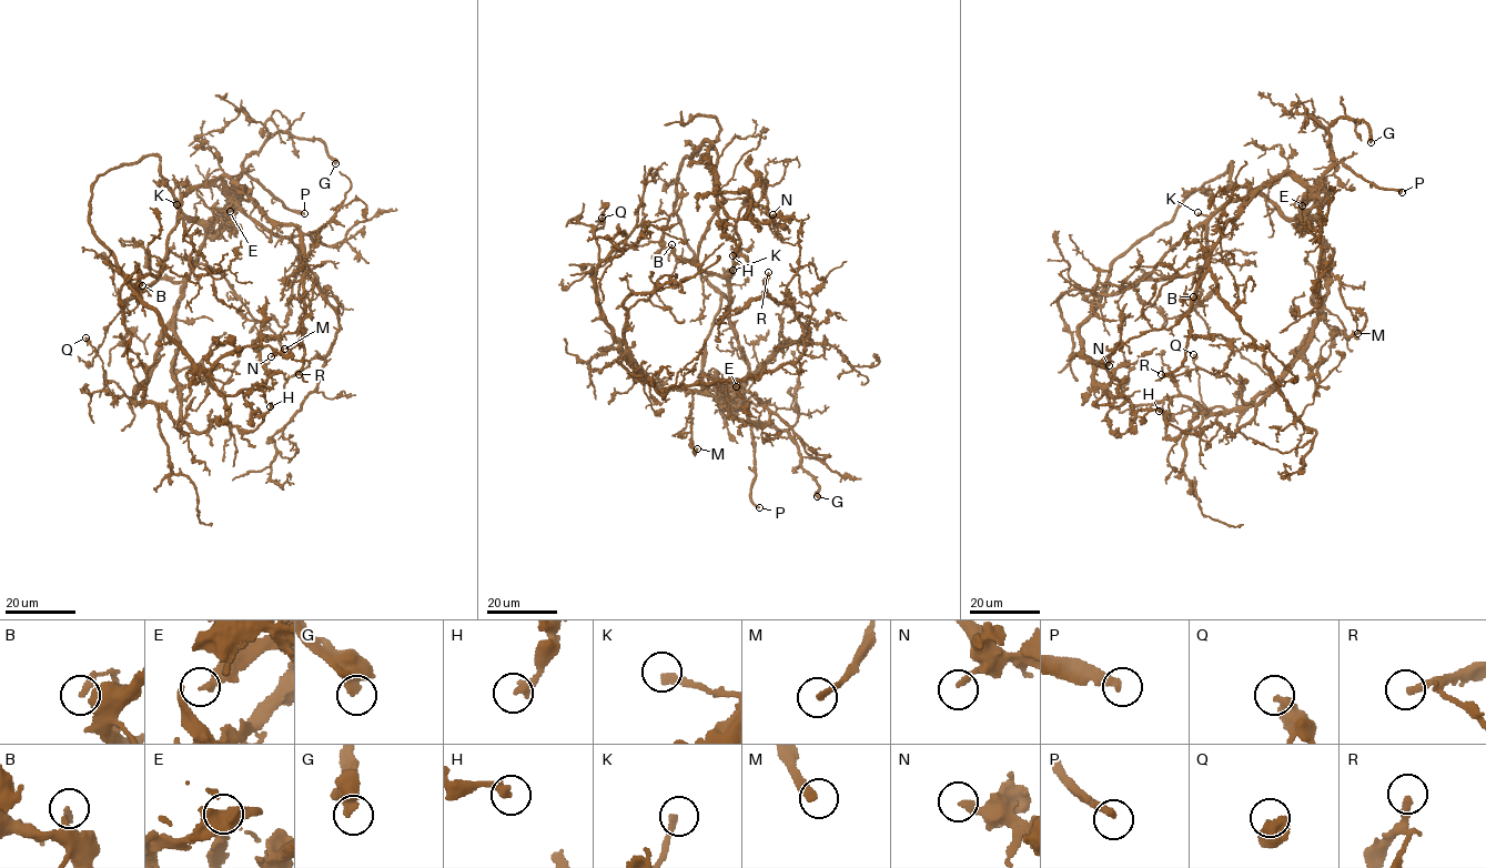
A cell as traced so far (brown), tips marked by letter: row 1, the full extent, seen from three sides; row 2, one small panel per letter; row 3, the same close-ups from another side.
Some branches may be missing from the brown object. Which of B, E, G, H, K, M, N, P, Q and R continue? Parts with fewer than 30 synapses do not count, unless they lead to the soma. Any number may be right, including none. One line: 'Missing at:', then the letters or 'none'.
Missing at: K, P, R

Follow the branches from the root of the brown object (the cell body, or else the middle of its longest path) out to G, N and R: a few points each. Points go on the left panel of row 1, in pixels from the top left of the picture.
G: (169, 188), (189, 219), (215, 220), (233, 199), (242, 162), (281, 131), (321, 140), (335, 163)
N: (169, 188), (155, 155), (99, 174), (95, 236), (198, 366), (245, 346), (271, 356)
R: (169, 188), (189, 219), (211, 221), (230, 177), (270, 219), (297, 229), (299, 374)

